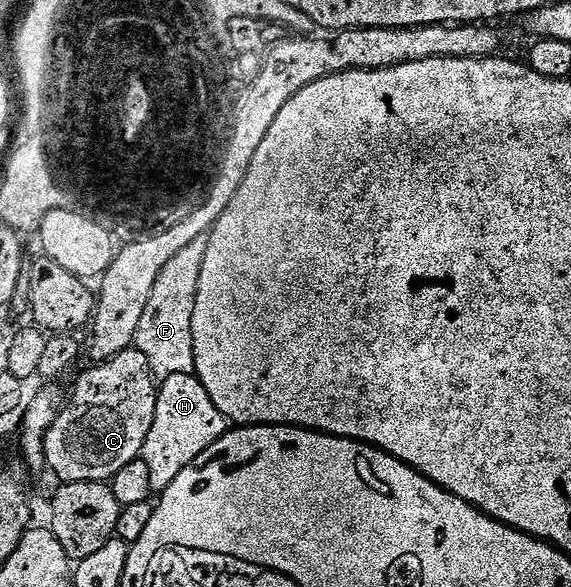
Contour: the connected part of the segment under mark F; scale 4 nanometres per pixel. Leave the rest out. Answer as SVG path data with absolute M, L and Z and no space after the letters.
M208 238L191 241L191 245L179 249L179 253L167 261L163 273L159 273L159 281L155 281L155 289L151 289L151 301L147 301L147 310L139 321L135 347L143 353L143 357L147 357L147 361L151 361L151 369L158 380L175 373L194 374L191 317L195 317L199 273L203 273L203 257L207 257L208 244Z

